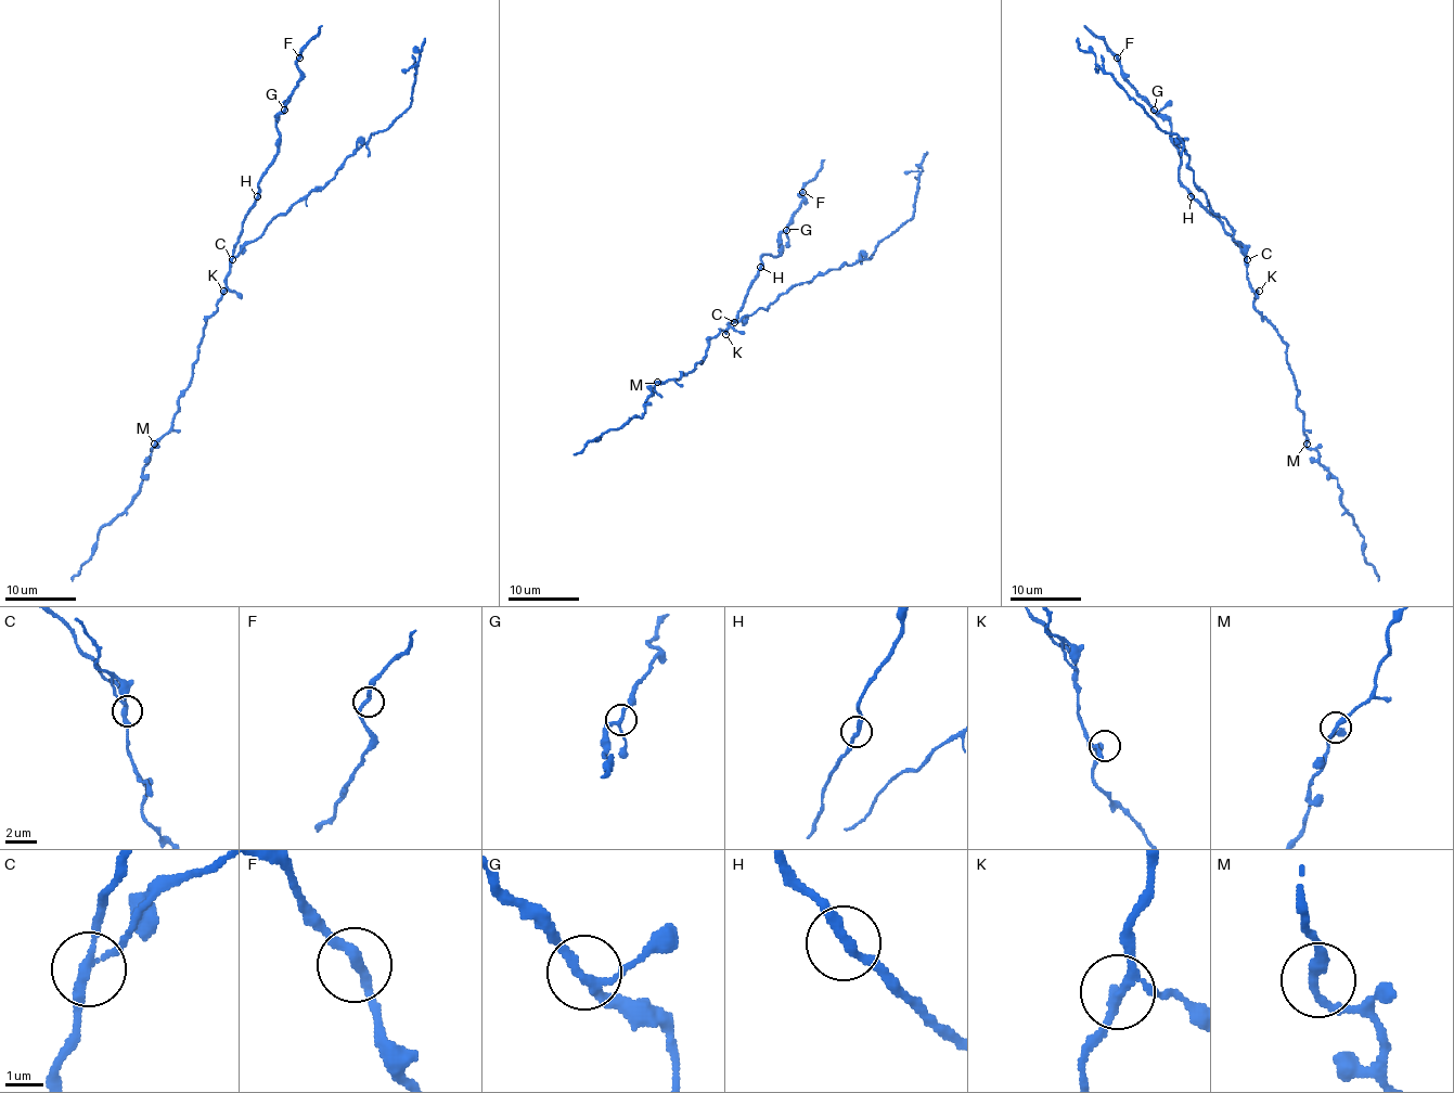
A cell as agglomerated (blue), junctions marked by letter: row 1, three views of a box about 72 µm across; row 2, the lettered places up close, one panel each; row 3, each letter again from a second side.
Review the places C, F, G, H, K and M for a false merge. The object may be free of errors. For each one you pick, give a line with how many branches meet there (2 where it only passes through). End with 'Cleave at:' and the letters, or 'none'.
C: Branches: 3
Cleave at: C

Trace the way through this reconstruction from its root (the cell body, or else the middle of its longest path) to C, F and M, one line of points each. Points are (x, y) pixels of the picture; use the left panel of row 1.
C: (226, 282), (232, 259)
F: (226, 282), (241, 223), (255, 200), (260, 176), (277, 152), (277, 116), (299, 77), (296, 63), (299, 58)
M: (226, 282), (216, 310), (206, 319), (190, 385), (179, 399), (174, 426), (154, 444)

